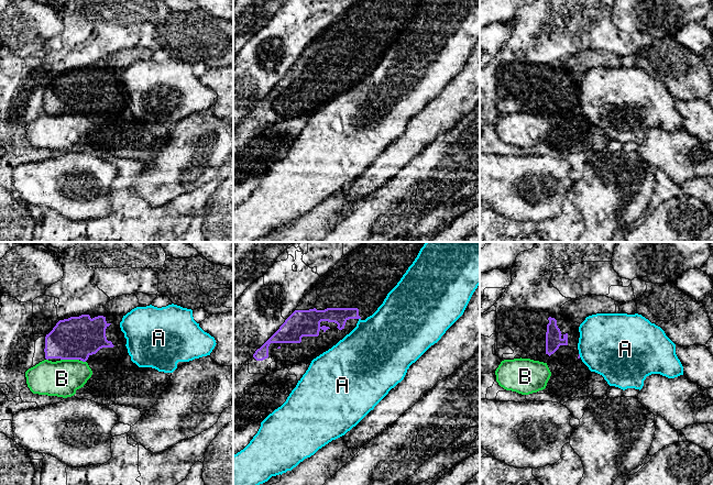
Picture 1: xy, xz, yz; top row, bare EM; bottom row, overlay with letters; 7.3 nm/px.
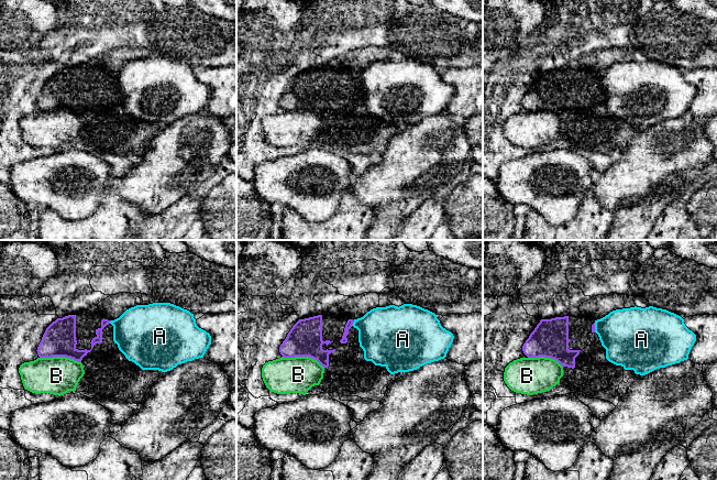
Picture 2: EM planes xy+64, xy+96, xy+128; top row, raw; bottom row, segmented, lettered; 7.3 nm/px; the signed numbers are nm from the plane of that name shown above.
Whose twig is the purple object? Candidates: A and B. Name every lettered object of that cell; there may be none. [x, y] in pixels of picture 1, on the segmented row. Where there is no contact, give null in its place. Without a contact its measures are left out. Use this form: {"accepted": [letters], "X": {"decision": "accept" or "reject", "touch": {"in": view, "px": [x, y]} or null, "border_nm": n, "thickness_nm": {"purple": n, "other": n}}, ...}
{"accepted": [], "A": {"decision": "reject", "touch": {"in": "yz", "px": [579, 355]}, "border_nm": 30, "thickness_nm": {"purple": 20, "other": 460}}, "B": {"decision": "reject", "touch": {"in": "xy", "px": [69, 359]}, "border_nm": 140, "thickness_nm": {"purple": 320, "other": 260}}}

